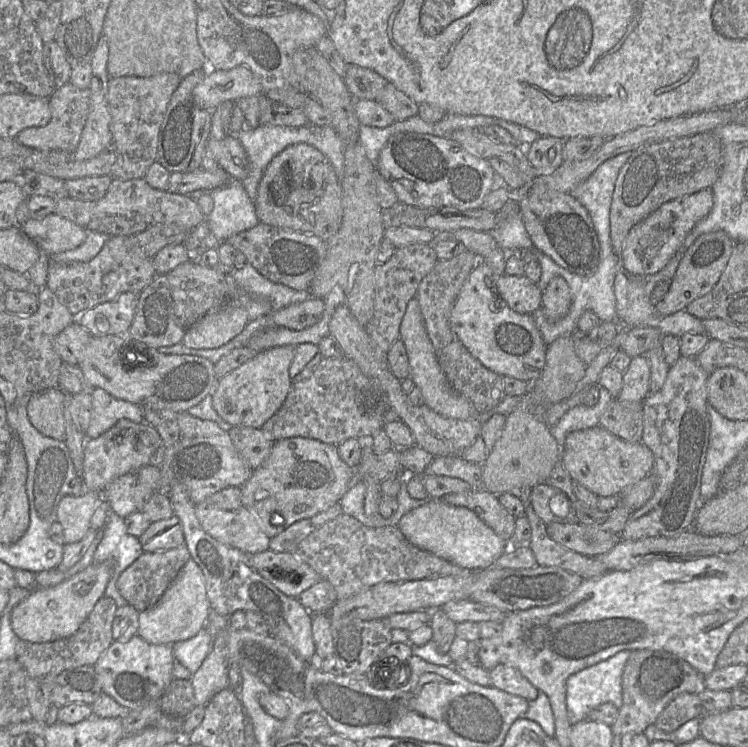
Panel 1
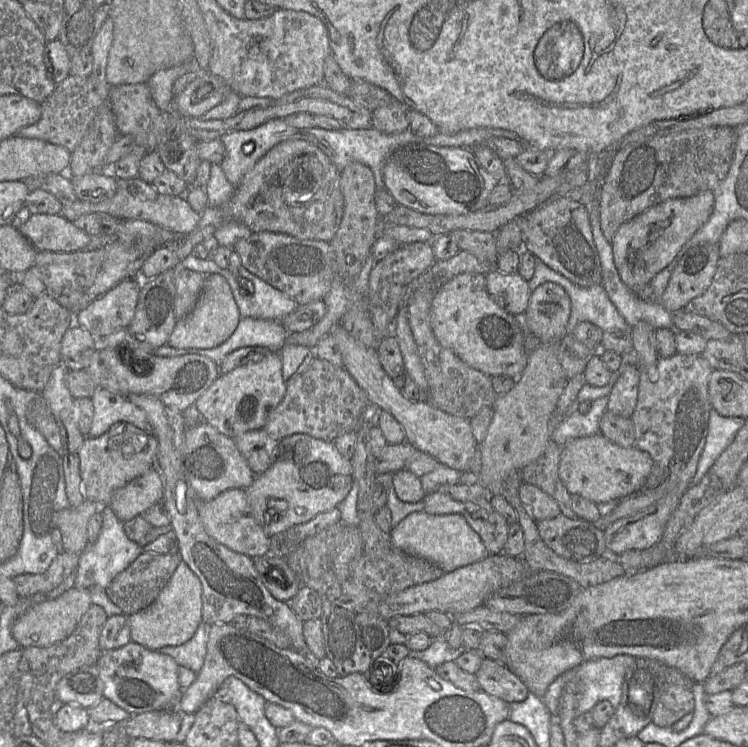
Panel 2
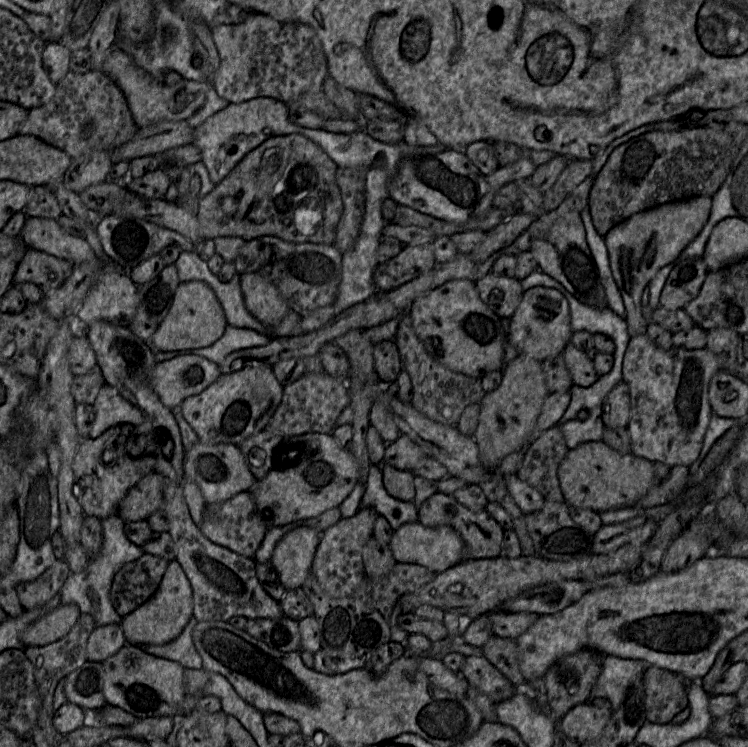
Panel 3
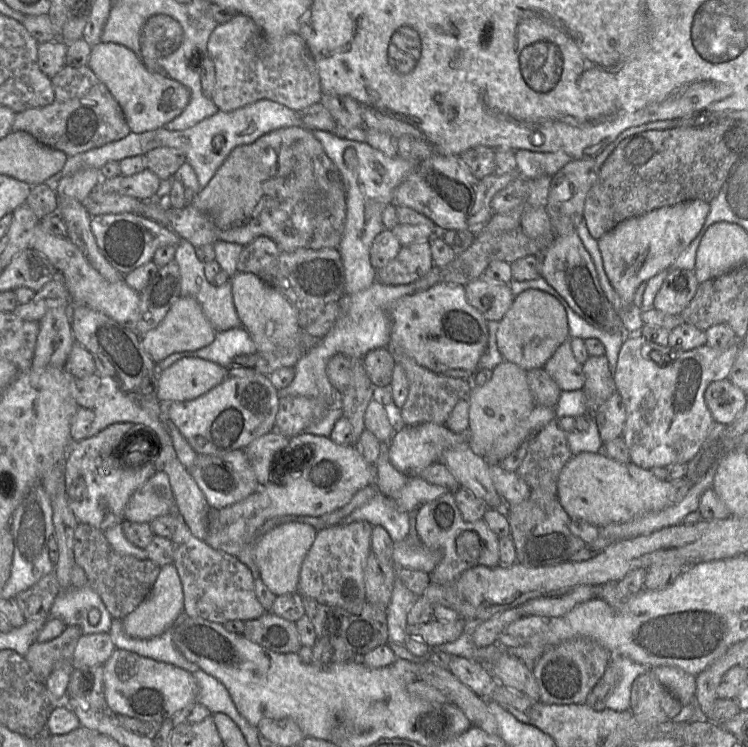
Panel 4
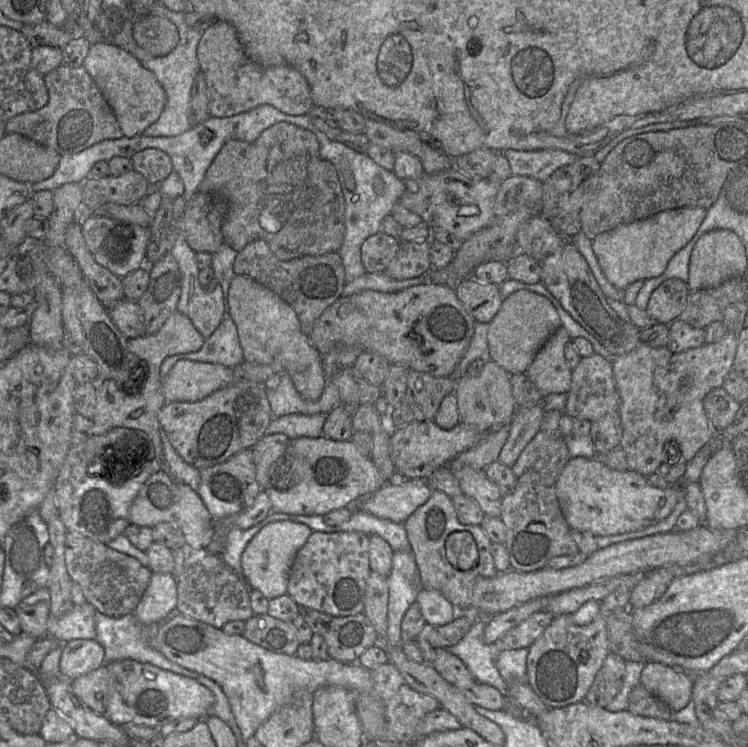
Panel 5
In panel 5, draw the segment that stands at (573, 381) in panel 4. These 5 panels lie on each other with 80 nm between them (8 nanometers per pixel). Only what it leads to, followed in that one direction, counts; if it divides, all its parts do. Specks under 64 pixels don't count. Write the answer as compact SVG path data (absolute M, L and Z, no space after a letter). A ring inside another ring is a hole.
M560 327L547 339L525 371L526 377L544 395L567 393L572 369L565 359L565 346L570 341L566 329Z

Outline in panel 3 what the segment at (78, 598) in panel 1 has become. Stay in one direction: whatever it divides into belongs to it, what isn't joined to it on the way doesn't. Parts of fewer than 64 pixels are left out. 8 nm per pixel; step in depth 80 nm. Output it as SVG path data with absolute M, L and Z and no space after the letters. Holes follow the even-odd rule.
M76 604L59 605L25 629L22 634L24 646L45 646L60 640L69 633L80 615Z

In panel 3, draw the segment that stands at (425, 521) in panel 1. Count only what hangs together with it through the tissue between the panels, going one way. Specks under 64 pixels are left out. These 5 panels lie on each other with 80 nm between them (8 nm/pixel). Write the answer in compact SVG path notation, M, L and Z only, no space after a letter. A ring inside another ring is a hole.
M419 521L405 523L393 531L390 548L399 563L413 563L427 567L434 573L441 573L464 560L464 540L450 526L426 527Z

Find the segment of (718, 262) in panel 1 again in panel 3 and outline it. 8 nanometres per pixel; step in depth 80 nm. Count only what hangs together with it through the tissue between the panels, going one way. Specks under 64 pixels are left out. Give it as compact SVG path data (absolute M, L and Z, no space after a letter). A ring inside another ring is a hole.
M702 257L680 260L665 281L659 307L670 311L683 309L698 296L707 274Z

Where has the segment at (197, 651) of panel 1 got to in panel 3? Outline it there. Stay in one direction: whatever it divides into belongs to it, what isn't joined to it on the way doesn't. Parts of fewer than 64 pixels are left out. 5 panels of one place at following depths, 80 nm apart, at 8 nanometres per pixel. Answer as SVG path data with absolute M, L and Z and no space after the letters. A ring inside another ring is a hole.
M192 618L183 632L167 644L138 646L147 654L178 662L184 668L202 669L202 658L197 652L192 639L192 631L196 622Z

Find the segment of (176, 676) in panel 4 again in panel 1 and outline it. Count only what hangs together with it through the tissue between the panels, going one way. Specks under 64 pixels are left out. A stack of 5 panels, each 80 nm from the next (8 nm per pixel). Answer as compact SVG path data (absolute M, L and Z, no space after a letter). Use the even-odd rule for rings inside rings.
M139 635L128 642L113 642L94 665L103 693L130 710L159 700L173 678L172 645L151 644Z

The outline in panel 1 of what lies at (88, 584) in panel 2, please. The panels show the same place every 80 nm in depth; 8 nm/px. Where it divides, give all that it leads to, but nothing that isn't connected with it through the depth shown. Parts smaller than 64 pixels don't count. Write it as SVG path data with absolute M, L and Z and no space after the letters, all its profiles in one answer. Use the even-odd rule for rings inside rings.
M110 510L102 529L103 533L94 556L93 563L112 564L112 576L105 589L104 596L112 598L118 608L127 605L117 589L117 580L121 573L144 553L140 539L128 534L124 520Z

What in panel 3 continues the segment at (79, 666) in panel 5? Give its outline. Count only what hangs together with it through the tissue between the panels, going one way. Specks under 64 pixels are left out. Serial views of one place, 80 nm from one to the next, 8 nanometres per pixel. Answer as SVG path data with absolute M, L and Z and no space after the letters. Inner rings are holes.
M113 623L97 627L87 642L87 661L102 663L117 653L126 643L120 624Z

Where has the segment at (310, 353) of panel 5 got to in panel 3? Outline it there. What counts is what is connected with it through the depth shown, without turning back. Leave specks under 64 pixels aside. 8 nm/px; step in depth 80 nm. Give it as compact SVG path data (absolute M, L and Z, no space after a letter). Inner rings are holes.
M257 273L239 274L239 280L251 315L269 328L276 326L290 309L276 287Z

